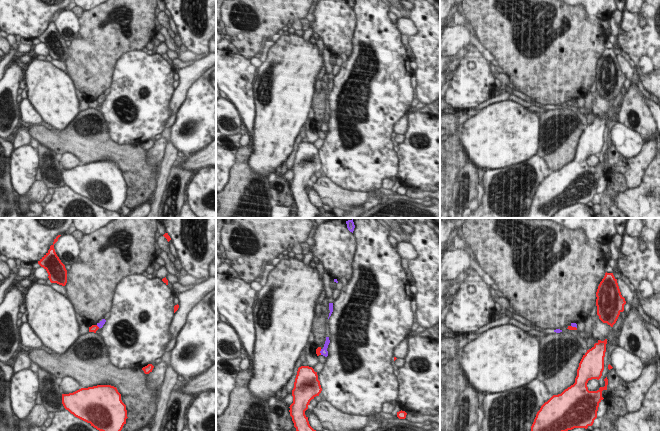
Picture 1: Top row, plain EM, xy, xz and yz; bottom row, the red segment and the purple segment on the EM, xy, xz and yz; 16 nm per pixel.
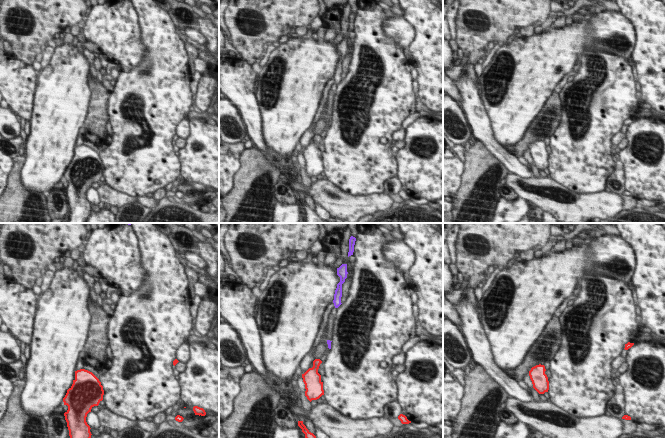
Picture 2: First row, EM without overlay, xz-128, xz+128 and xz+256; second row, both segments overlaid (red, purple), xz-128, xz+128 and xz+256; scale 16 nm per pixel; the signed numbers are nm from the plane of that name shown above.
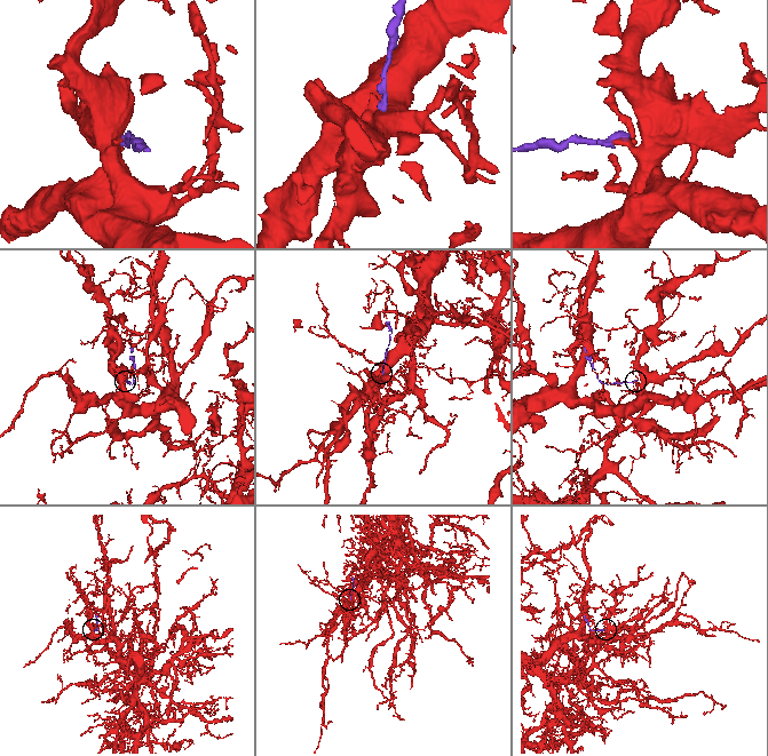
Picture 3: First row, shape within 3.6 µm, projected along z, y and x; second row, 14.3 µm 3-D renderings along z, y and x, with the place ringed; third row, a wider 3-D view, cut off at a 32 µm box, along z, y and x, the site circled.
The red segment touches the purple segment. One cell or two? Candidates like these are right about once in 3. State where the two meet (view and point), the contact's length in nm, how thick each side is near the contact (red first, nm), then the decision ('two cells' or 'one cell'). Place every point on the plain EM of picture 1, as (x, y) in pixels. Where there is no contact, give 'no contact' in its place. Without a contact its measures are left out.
xz (319, 128) | 100 nm | 70/120 nm | two cells

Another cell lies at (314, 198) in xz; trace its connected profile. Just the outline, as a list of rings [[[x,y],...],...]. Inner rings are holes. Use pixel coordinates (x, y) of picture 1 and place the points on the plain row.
[[[313,187],[310,188],[310,191],[308,192],[308,197],[309,197],[310,202],[317,208],[325,207],[319,197],[319,195],[316,193],[316,191],[313,189]]]

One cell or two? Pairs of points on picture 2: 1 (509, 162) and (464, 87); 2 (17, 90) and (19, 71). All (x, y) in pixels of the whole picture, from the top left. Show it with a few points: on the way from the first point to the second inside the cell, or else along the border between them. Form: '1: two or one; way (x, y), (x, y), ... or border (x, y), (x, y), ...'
1: one; way (490, 143), (482, 132), (473, 106)
2: one; way (17, 85), (17, 76)

